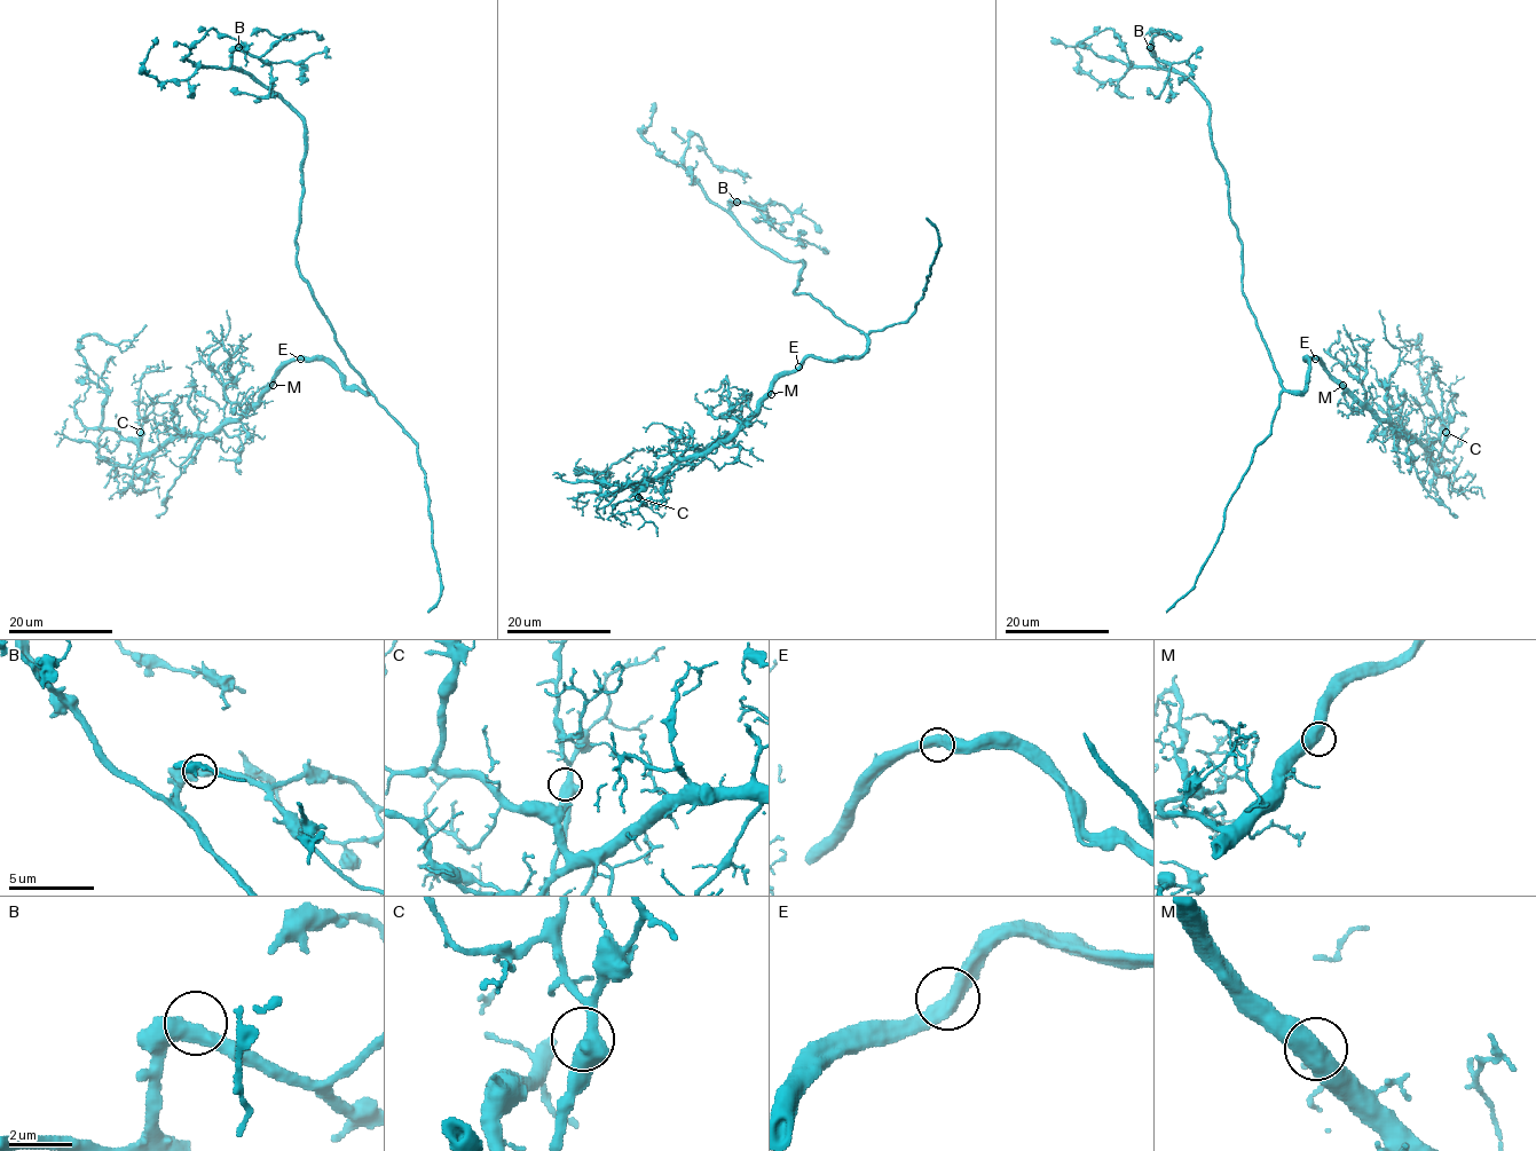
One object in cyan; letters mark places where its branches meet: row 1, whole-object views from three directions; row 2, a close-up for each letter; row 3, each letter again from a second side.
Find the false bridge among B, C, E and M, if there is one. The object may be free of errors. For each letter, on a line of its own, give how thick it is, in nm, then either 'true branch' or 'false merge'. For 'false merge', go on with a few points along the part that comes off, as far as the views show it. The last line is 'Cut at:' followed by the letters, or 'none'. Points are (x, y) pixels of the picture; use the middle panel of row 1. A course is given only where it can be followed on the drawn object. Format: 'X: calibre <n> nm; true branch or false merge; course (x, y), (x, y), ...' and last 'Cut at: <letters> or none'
B: calibre 500 nm; true branch
C: calibre 500 nm; true branch
E: calibre 500 nm; true branch
M: calibre 550 nm; true branch
Cut at: none

